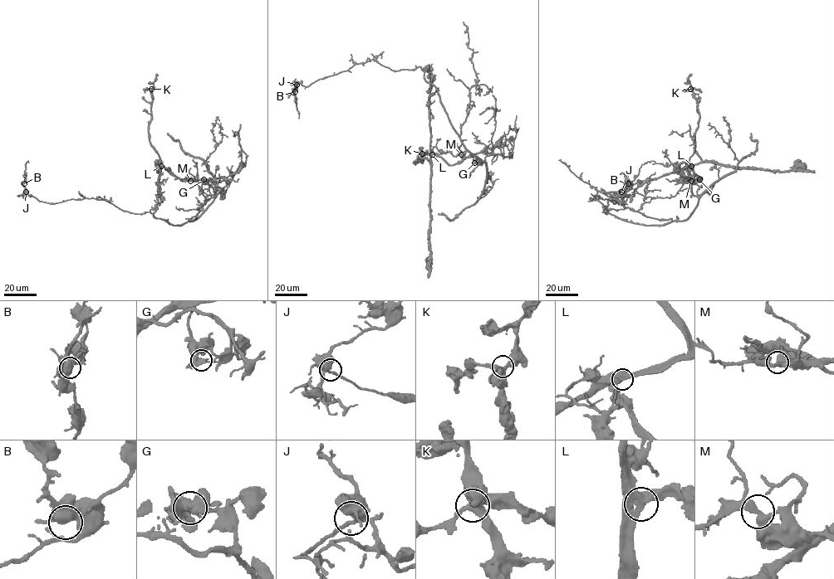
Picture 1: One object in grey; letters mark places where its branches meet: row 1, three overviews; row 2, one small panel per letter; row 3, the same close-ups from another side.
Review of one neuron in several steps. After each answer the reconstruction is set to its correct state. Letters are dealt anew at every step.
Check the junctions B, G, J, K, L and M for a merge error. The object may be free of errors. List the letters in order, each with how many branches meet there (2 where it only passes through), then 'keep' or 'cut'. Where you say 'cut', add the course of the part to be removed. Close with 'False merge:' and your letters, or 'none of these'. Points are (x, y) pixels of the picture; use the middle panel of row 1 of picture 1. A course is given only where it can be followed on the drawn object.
B: branches 3; keep
G: branches 5; cut; course (475, 162), (473, 155), (452, 165), (435, 154), (431, 158), (430, 251), (428, 278)
J: branches 3; keep
K: branches 4; keep
L: branches 3; keep
M: branches 4; keep
False merge: G

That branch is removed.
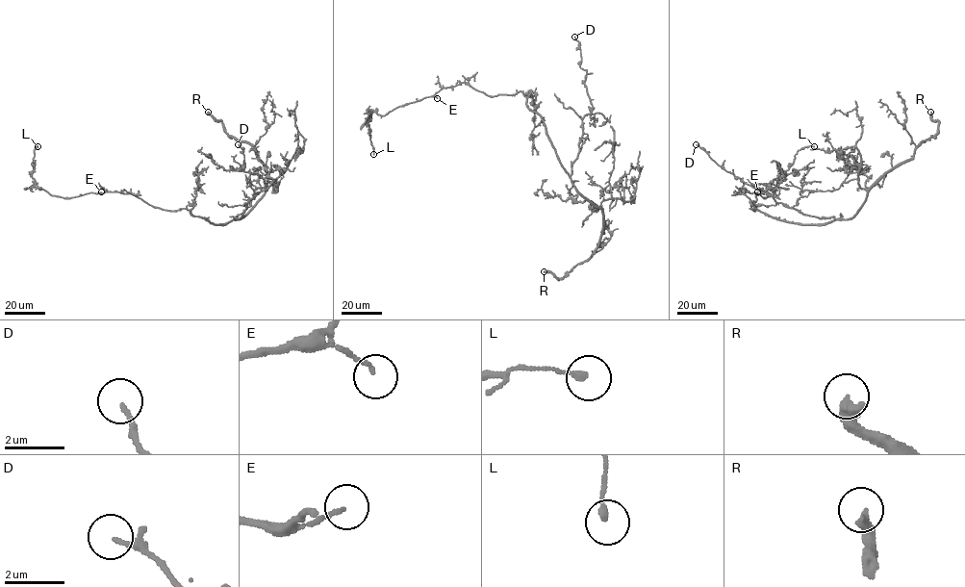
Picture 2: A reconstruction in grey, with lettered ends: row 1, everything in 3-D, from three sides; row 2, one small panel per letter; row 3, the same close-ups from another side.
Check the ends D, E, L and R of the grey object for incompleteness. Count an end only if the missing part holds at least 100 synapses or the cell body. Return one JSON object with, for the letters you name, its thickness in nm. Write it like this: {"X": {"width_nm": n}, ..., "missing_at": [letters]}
{"R": {"width_nm": 420}, "missing_at": ["R"]}

